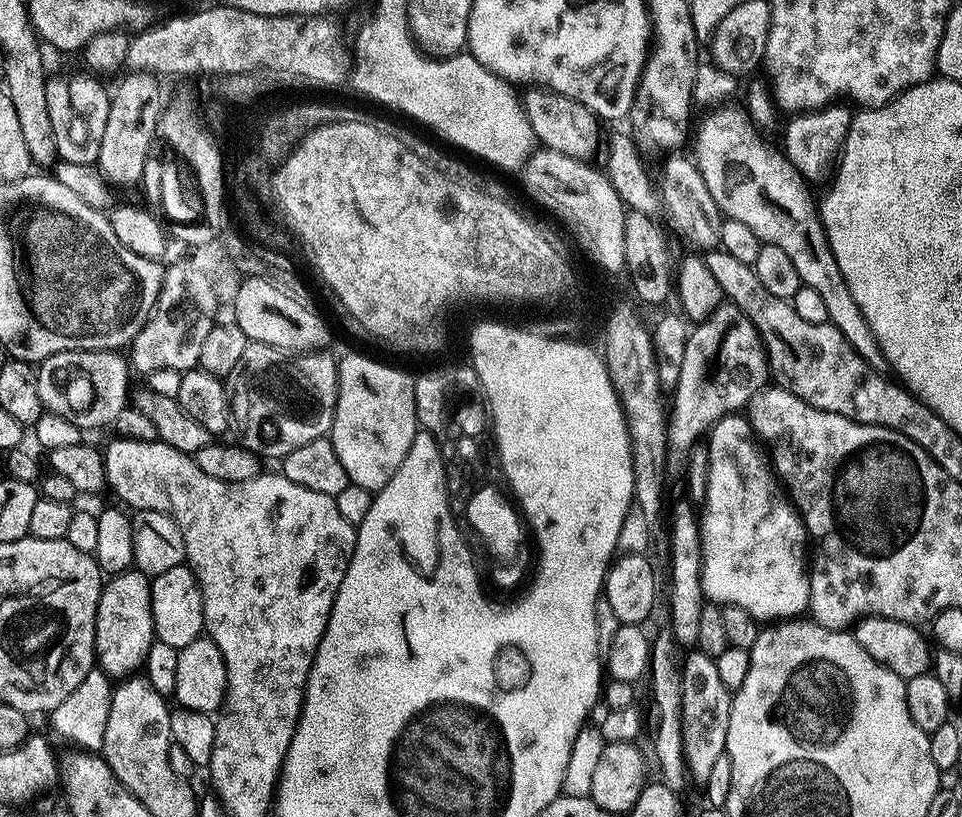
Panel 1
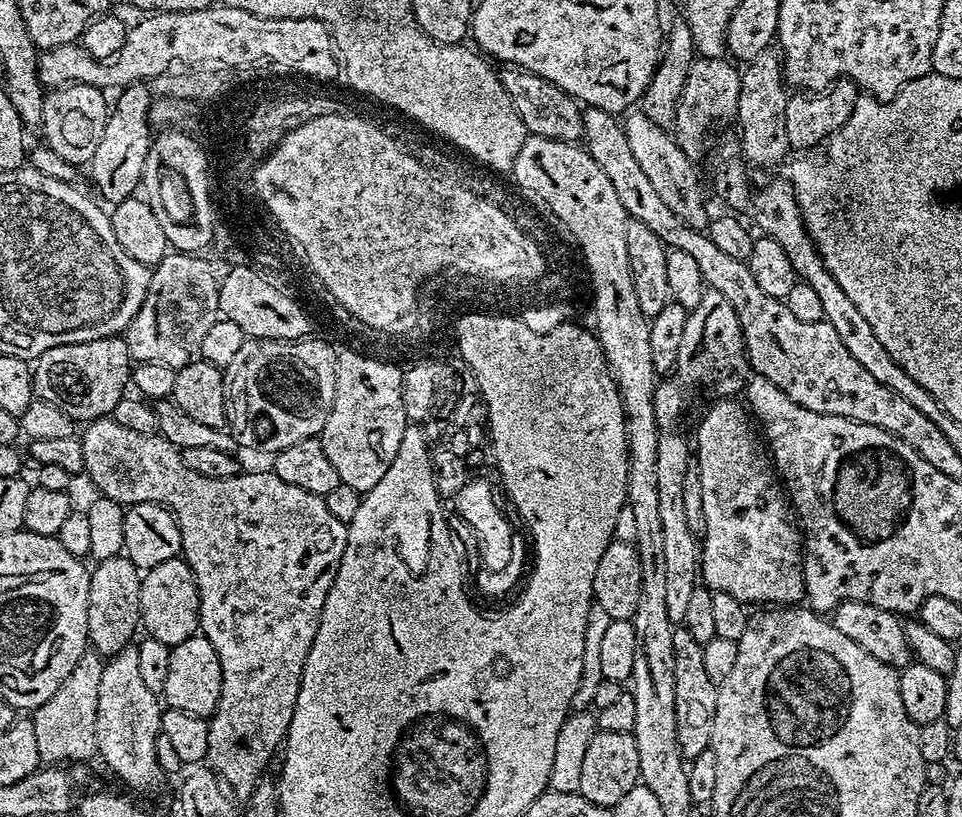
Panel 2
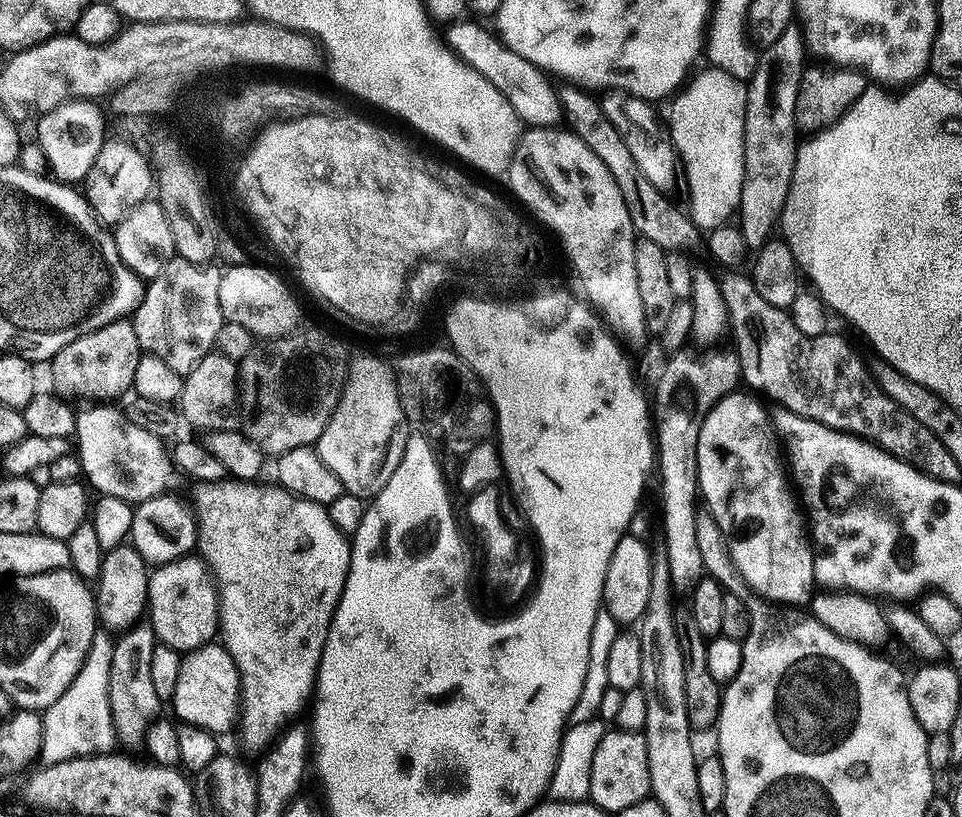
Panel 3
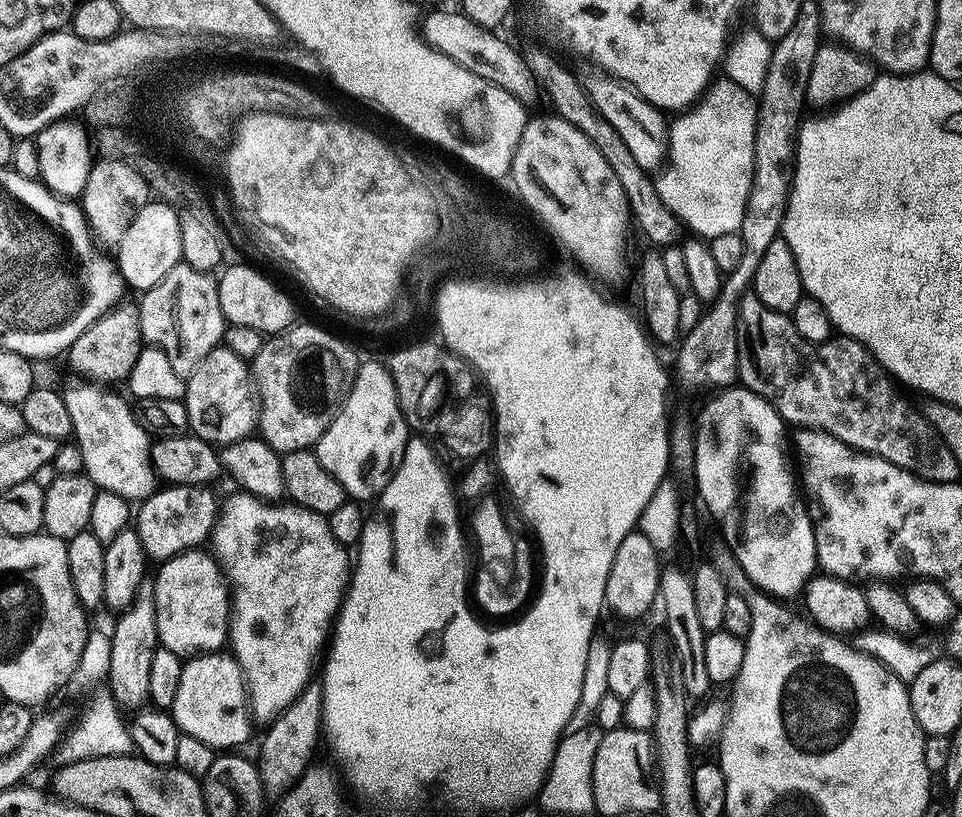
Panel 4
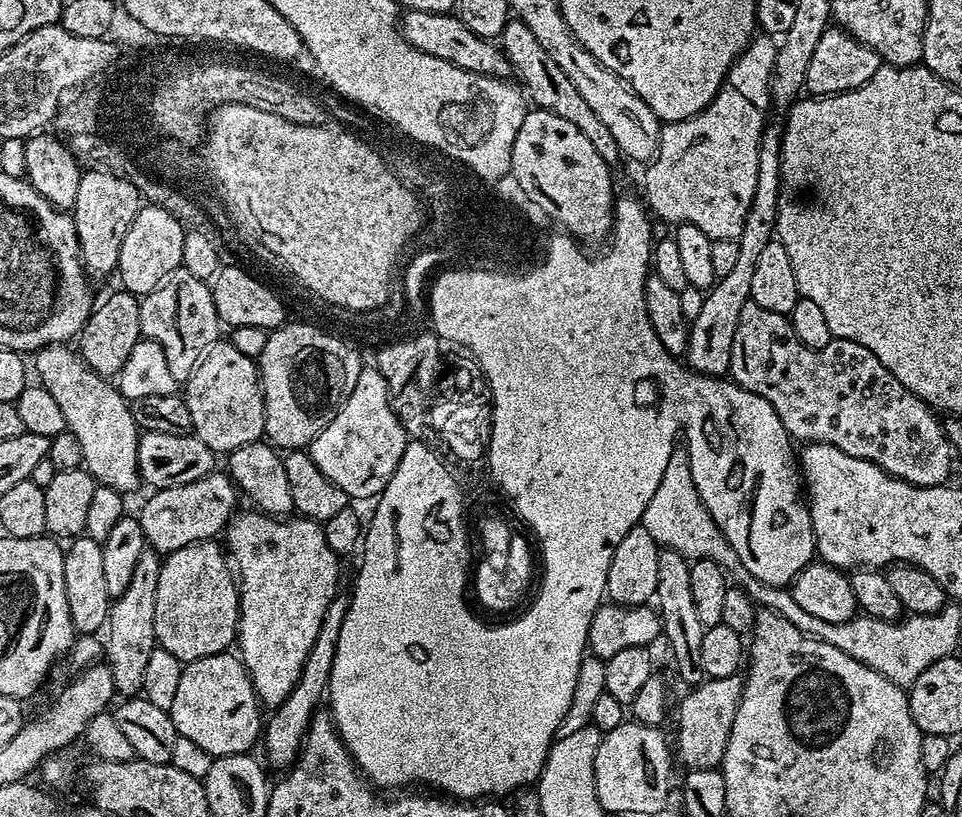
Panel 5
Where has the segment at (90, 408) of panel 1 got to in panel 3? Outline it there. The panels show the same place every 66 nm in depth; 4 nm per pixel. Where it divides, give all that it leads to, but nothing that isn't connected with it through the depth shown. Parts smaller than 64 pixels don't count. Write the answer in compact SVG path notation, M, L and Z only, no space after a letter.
M125 318L123 320L115 320L110 326L104 326L102 330L97 332L91 332L90 334L78 338L74 342L70 342L70 346L66 346L62 350L58 350L58 354L54 354L50 363L47 365L48 376L52 379L52 385L50 385L51 391L55 395L59 396L62 400L67 400L69 402L77 402L76 400L85 400L83 403L88 406L100 406L105 402L116 402L116 399L123 394L124 391L129 391L132 388L132 383L134 382L134 370L138 370L138 362L140 361L142 355L142 349L140 343L138 342L138 334L134 334L134 326L132 325L131 319Z

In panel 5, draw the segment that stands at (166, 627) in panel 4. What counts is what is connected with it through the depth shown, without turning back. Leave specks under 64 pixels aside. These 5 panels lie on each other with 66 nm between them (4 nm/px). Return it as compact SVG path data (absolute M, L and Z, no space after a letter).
M215 539L201 540L182 550L174 550L163 557L160 566L158 602L154 602L156 643L182 662L229 651L238 636L238 580L225 549L216 543Z

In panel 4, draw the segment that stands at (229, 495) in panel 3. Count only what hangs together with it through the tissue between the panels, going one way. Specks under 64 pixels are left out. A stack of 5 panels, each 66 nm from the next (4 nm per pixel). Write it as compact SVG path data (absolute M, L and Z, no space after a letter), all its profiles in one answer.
M236 490L221 508L219 505L211 542L211 555L216 557L230 589L230 652L244 673L250 716L253 721L271 722L296 701L313 679L312 663L316 655L317 660L321 655L344 603L350 579L350 552L334 538L321 513L291 502L269 502L243 490Z

